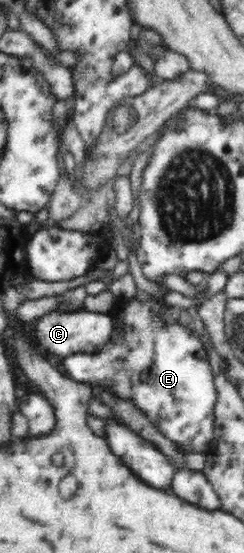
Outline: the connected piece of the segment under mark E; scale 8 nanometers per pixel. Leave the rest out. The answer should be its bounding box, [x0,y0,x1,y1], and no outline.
[61,299,216,454]

